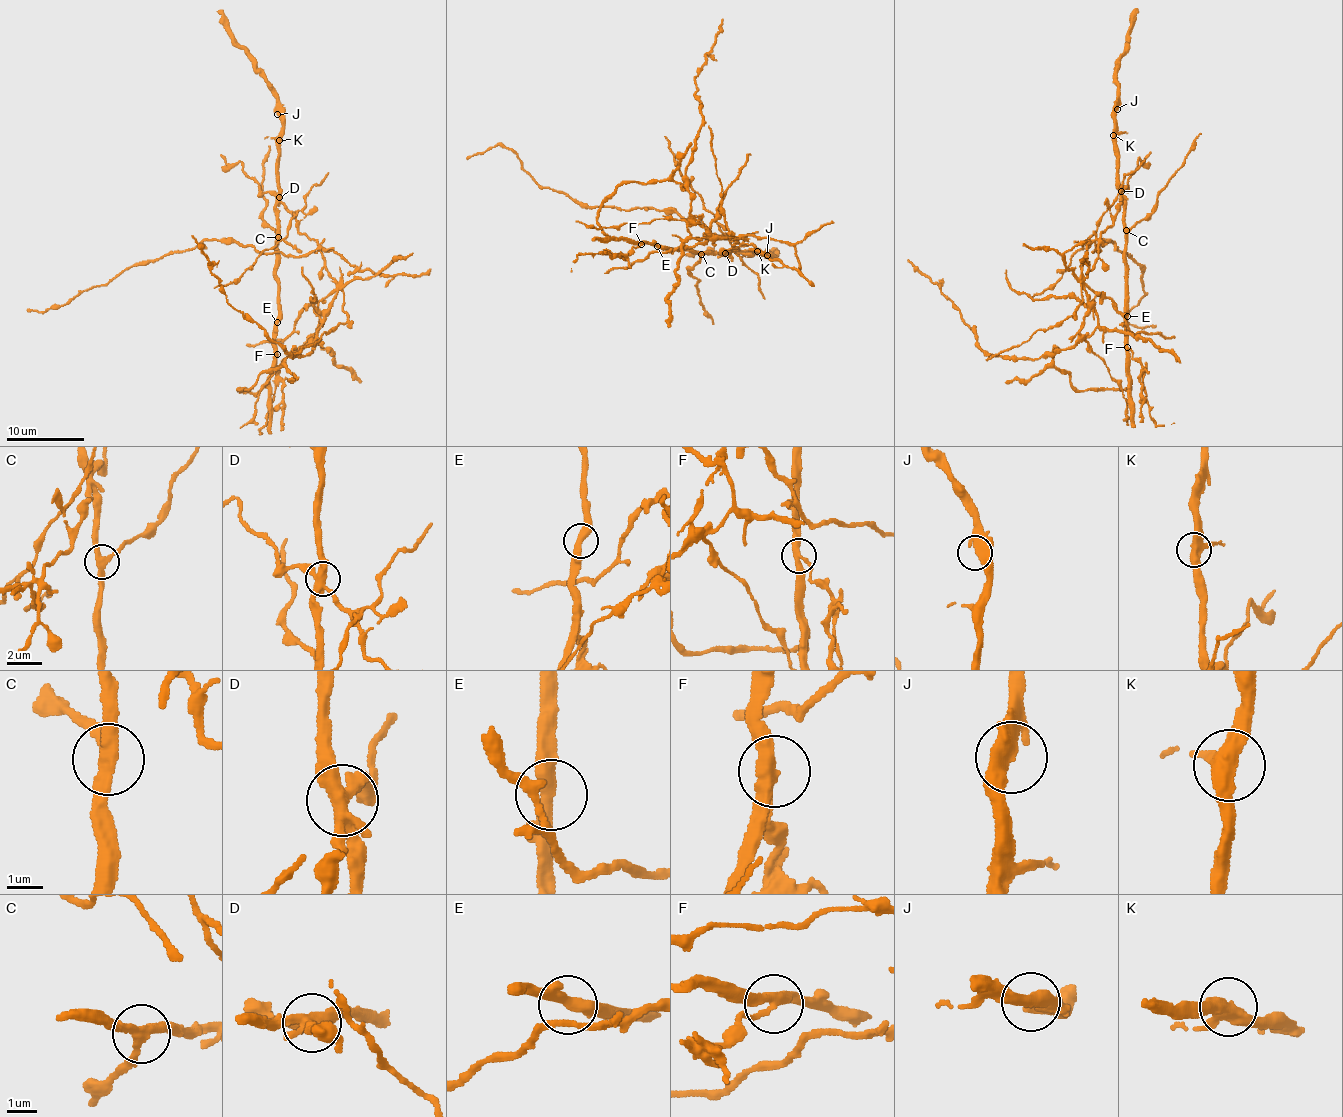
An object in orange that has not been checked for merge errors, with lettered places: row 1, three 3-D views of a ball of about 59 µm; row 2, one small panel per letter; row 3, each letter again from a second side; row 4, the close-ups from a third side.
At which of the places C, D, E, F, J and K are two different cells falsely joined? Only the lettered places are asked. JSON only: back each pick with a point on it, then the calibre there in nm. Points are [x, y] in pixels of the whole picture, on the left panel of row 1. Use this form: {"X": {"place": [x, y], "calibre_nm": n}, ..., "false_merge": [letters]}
{"C": {"place": [278, 237], "calibre_nm": 320}, "D": {"place": [279, 197], "calibre_nm": 380}, "F": {"place": [277, 354], "calibre_nm": 360}, "false_merge": ["C", "D", "F"]}

